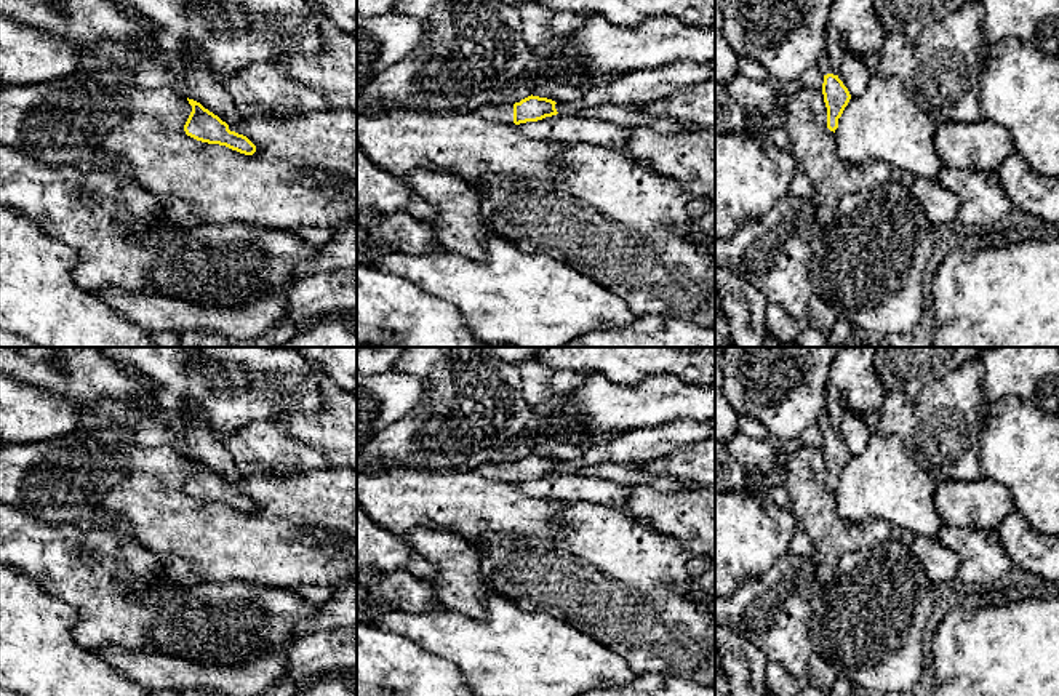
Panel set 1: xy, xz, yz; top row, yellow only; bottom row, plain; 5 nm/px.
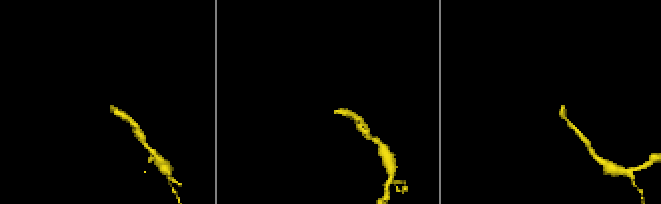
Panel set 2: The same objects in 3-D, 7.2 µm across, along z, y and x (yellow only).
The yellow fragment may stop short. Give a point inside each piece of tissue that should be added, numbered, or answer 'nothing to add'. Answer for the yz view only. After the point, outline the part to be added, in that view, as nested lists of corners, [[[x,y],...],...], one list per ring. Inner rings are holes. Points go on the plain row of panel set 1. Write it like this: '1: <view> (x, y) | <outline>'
1: yz (823, 421) | [[[825,410],[819,414],[816,424],[817,424],[817,427],[819,427],[819,430],[821,430],[822,435],[827,434],[827,432],[838,434],[838,432],[835,432],[832,429],[830,421],[829,421],[829,414],[827,414]]]

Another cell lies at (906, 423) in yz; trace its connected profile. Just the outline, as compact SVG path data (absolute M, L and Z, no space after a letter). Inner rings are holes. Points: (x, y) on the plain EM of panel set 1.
M977 357L926 384L915 397L889 392L877 432L897 437L936 485L976 480L982 477L979 448L989 406L982 382Z

